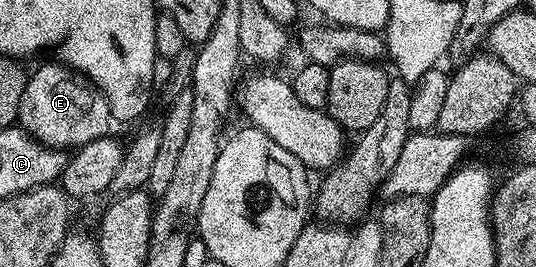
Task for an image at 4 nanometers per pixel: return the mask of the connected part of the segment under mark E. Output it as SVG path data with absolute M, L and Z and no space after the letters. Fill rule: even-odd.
M62 63L54 64L43 65L35 74L32 72L28 76L27 86L21 95L18 124L25 132L38 139L41 144L50 145L52 149L74 151L80 145L89 143L93 139L108 136L110 129L107 128L113 125L113 118L107 96L78 69L71 69Z

